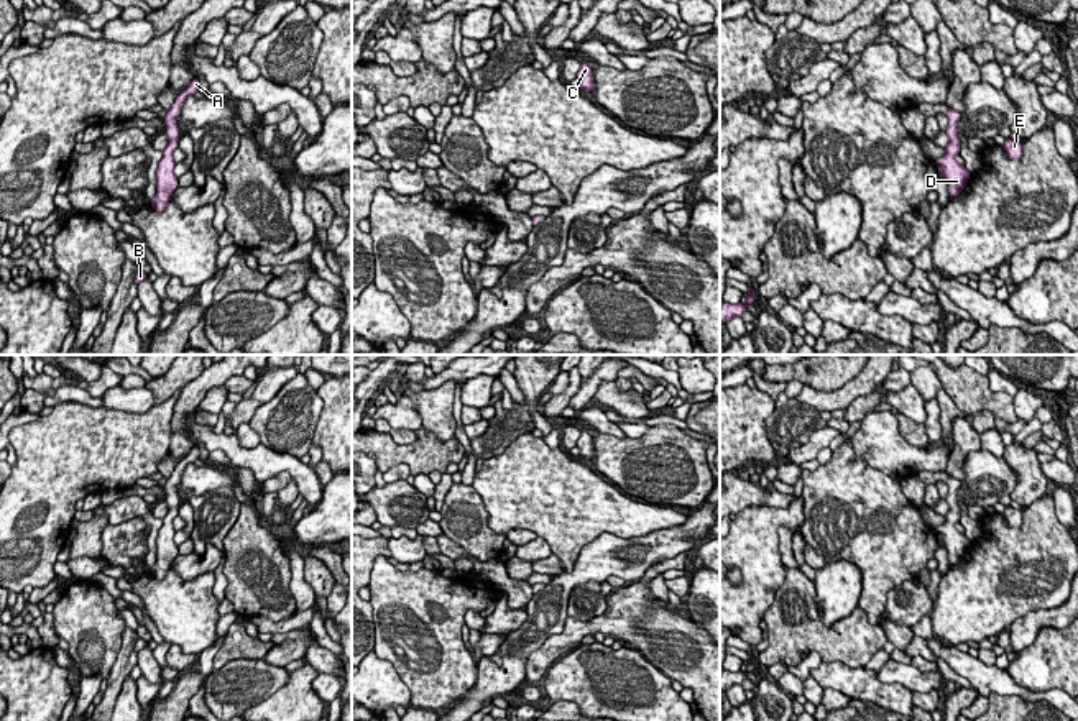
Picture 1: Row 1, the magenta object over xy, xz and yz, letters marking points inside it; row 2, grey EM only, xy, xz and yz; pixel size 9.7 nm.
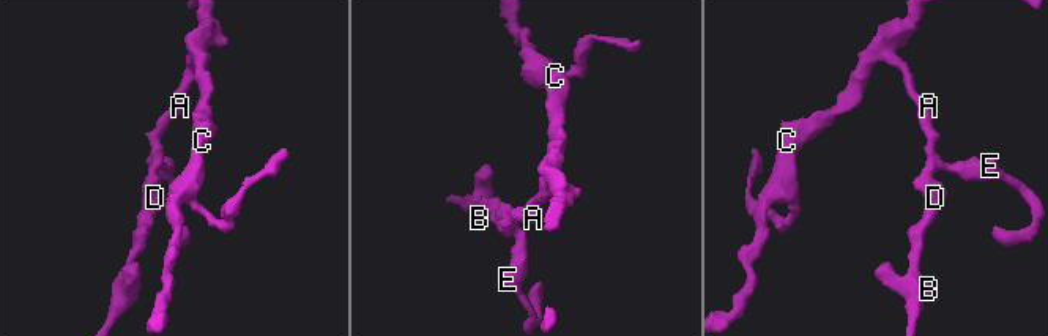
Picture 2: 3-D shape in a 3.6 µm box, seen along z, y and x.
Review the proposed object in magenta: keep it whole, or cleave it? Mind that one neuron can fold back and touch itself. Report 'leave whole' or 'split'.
leave whole

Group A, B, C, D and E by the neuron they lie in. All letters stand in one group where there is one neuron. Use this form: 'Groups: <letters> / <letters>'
Groups: A B C D E

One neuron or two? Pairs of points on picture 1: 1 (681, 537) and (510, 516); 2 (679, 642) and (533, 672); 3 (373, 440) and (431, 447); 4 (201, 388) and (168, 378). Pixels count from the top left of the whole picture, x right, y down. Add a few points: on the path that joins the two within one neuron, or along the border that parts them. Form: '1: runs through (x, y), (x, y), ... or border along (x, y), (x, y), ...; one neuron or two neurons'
1: border along (684, 521), (640, 536), (618, 537), (608, 532); two neurons
2: runs through (643, 624), (597, 624), (577, 629), (569, 638); one neuron
3: runs through (388, 452), (416, 454); one neuron
4: border along (202, 371), (181, 390); two neurons

